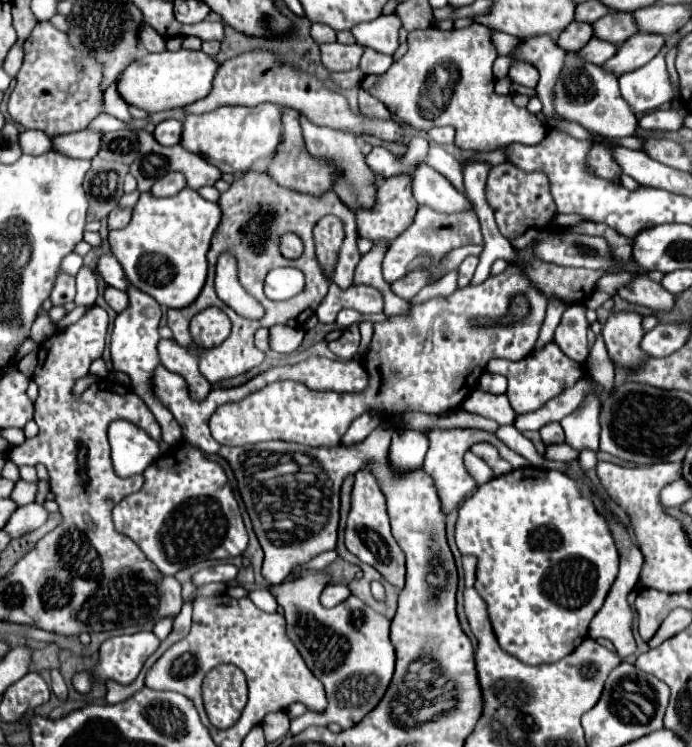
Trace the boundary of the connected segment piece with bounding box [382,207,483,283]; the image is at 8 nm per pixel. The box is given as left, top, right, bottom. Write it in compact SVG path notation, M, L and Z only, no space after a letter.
M419 207L417 217L401 237L397 237L382 262L382 273L387 283L393 283L395 279L403 277L403 273L409 273L413 269L429 269L433 261L439 261L445 253L449 253L455 247L463 245L483 245L483 235L481 235L481 225L477 221L477 215L473 211L469 213L453 213L453 215L443 215L437 213L429 207Z

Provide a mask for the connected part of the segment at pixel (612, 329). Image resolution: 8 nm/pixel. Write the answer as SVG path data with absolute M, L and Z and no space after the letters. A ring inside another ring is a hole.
M613 313L603 327L603 339L607 351L615 363L623 363L627 369L637 369L645 361L641 353L641 317L637 313Z

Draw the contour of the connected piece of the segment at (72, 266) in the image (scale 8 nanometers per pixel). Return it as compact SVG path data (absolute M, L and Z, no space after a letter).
M69 253L63 261L61 261L61 269L63 269L63 273L67 273L67 275L77 275L77 271L81 269L81 265L83 265L83 259L79 257L79 255L75 255L75 253Z

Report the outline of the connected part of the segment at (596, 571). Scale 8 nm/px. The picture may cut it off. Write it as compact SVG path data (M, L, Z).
M539 467L515 469L477 487L459 507L455 543L461 555L477 557L475 589L487 603L489 621L501 649L529 665L555 663L581 645L589 621L601 609L619 571L613 537L593 503L583 499L561 471L541 471Z

